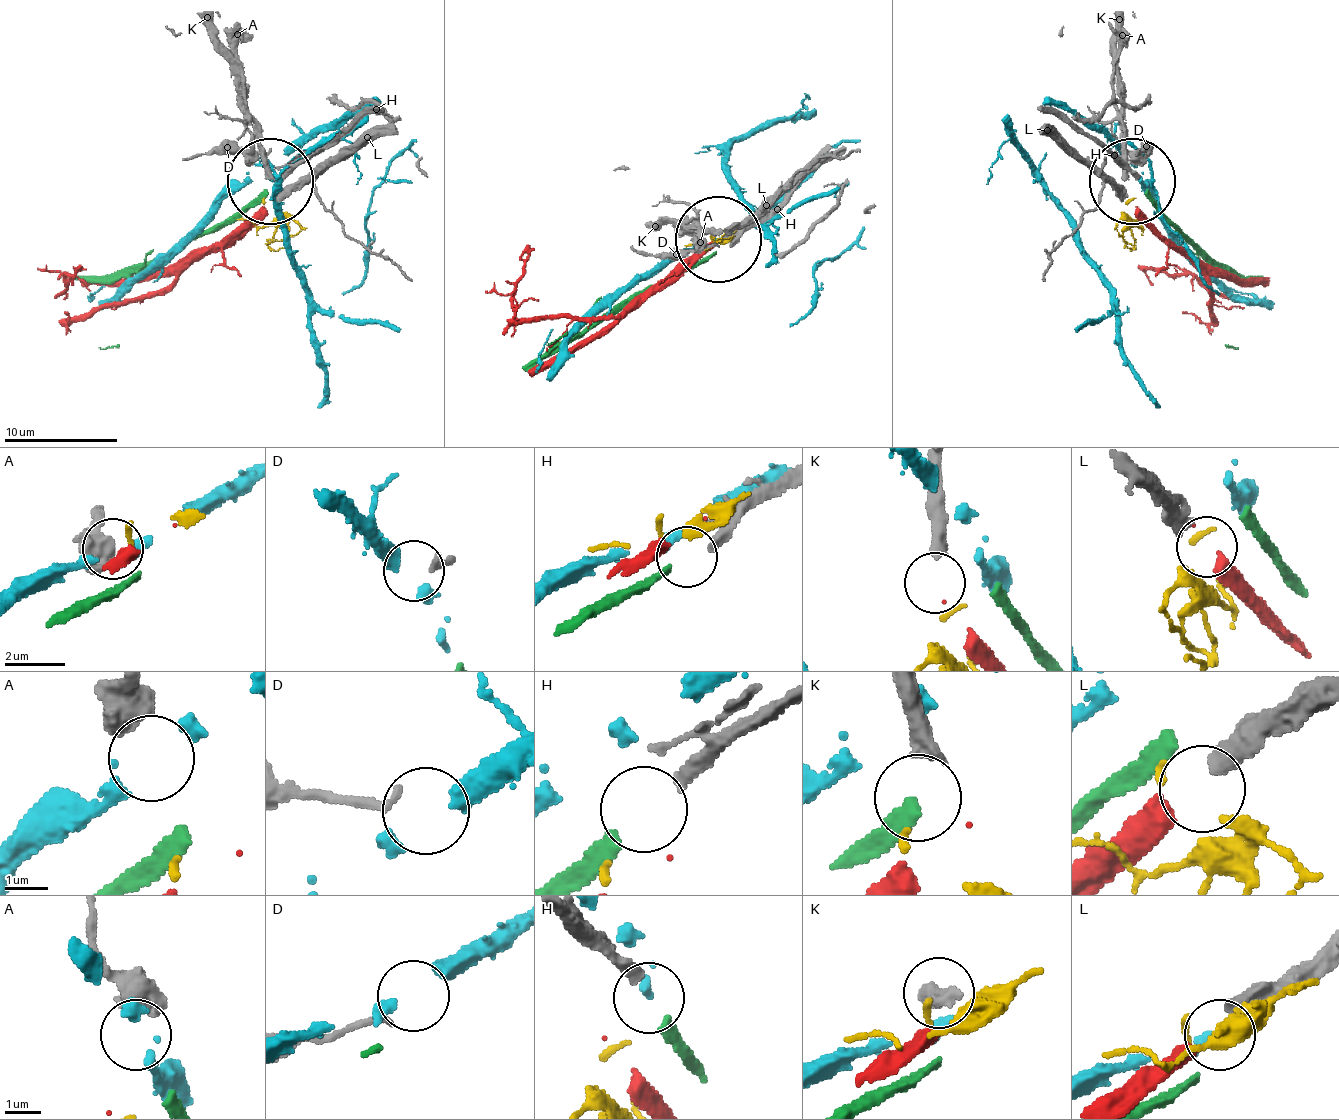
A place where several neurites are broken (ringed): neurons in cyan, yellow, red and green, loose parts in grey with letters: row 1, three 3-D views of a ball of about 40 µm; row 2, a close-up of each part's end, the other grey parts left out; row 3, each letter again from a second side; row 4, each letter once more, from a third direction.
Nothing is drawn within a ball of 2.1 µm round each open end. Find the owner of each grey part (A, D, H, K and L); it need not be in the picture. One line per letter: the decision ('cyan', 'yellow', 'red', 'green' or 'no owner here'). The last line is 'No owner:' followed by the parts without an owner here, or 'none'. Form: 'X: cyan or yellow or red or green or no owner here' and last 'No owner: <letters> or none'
A: no owner here
D: no owner here
H: green
K: no owner here
L: red
No owner: A, D, K

